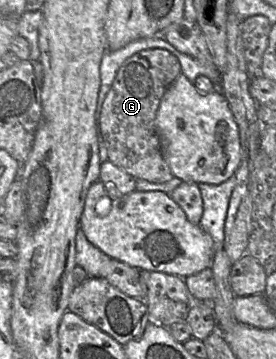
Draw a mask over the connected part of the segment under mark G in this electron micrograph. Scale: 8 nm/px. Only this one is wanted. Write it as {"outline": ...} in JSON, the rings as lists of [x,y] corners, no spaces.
{"outline":[[[142,50],[125,60],[104,99],[98,129],[107,149],[107,160],[135,179],[159,184],[174,177],[162,153],[155,118],[161,98],[181,73],[179,60],[169,51]]]}

